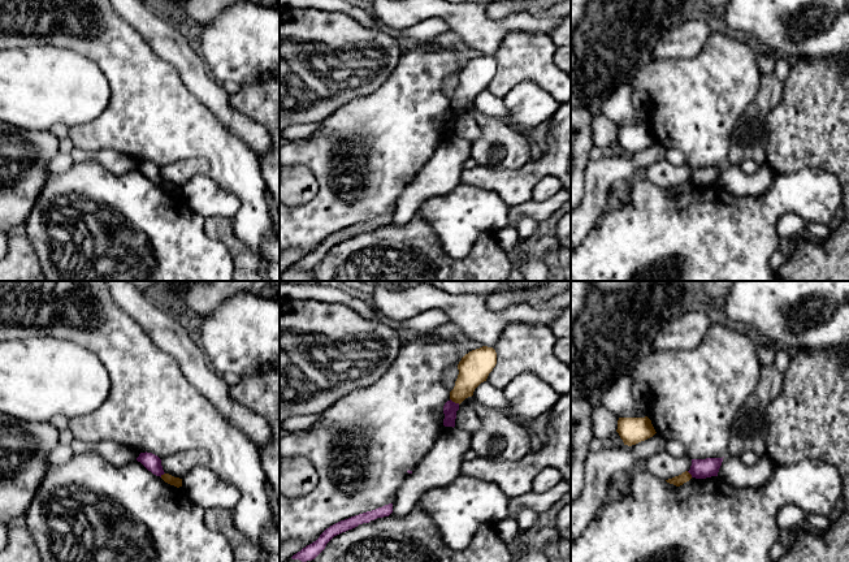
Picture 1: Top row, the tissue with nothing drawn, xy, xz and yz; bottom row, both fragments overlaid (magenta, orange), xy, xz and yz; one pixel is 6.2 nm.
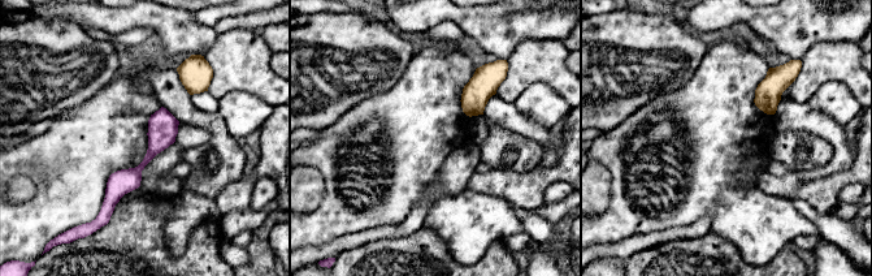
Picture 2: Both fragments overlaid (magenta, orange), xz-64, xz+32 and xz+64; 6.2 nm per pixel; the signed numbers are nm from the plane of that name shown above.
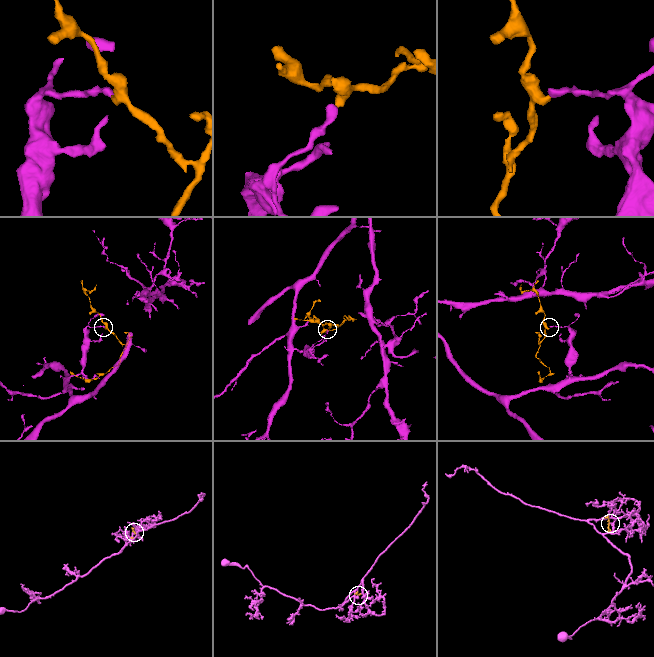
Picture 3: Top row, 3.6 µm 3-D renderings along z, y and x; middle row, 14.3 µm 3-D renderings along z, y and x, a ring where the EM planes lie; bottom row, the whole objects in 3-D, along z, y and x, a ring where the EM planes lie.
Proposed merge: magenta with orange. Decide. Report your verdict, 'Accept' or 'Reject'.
Reject

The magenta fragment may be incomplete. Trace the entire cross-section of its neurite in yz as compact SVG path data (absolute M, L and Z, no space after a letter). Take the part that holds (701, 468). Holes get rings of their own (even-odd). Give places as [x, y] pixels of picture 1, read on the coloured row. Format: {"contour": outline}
{"contour": "M723 458L692 459L692 466L688 472L696 479L718 476L722 462Z"}

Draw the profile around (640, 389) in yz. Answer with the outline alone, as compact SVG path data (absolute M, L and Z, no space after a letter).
M633 381L632 393L638 402L646 402L650 397L649 388L642 381Z

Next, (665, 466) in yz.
M660 451L644 459L644 468L663 480L672 479L689 471L690 466L692 459L686 454L681 458L676 458L667 451Z

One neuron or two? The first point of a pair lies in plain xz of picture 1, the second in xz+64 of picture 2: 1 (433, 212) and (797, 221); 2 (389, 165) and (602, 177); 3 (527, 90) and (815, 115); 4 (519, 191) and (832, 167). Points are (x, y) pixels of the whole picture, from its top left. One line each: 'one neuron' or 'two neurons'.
1: one neuron
2: two neurons
3: two neurons
4: two neurons

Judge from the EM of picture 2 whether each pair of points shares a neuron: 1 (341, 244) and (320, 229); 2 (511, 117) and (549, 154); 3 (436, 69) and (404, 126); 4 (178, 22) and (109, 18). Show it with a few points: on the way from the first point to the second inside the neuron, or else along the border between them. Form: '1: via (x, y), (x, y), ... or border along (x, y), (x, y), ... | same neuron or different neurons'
1: border along (347, 233), (322, 245), (304, 246) | different neurons
2: via (523, 124), (545, 142) | same neuron
3: via (433, 83), (424, 107), (419, 112) | same neuron
4: via (161, 20), (126, 18) | same neuron

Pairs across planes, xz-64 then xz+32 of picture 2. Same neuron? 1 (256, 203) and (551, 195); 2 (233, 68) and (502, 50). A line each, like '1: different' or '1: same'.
1: same
2: different

